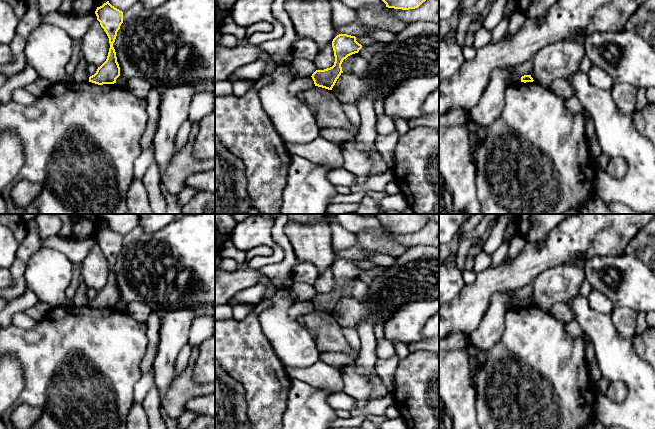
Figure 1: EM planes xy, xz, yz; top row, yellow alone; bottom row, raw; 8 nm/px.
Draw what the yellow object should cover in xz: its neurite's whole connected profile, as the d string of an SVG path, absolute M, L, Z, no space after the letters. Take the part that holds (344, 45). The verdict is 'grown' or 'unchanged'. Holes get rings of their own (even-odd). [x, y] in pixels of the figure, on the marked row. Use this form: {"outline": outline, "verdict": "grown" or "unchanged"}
{"outline": "M339 34L332 41L335 56L334 65L324 70L316 70L312 74L315 86L332 90L339 76L343 73L341 64L348 56L358 53L362 45L355 36Z", "verdict": "unchanged"}

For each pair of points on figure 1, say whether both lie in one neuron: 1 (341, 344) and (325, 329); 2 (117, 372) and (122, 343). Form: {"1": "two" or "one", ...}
{"1": "one", "2": "one"}

